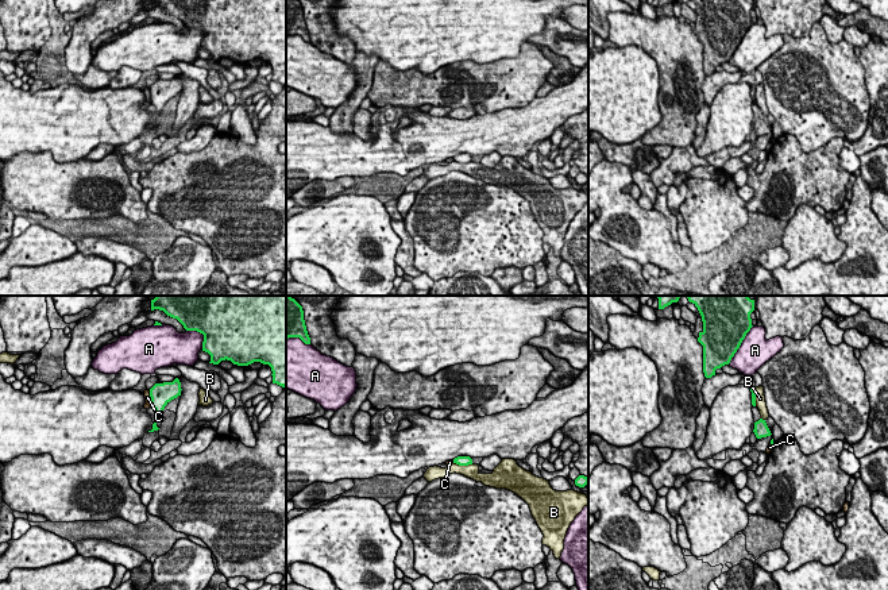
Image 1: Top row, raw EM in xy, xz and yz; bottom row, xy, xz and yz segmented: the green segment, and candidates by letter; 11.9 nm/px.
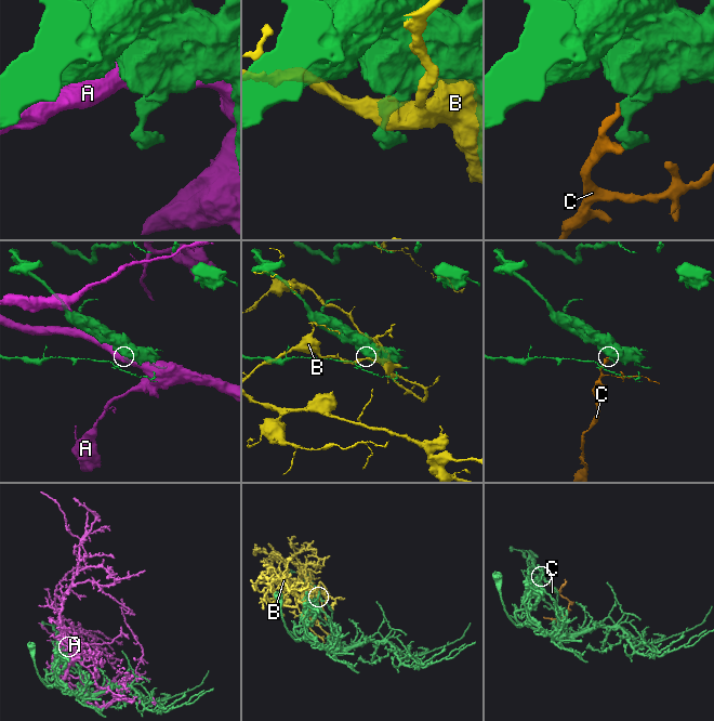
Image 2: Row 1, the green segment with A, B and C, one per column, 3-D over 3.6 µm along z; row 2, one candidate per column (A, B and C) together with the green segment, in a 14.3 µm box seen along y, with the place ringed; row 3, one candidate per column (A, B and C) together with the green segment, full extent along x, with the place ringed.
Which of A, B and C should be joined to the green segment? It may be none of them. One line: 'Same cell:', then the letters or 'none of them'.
Same cell: none of them

